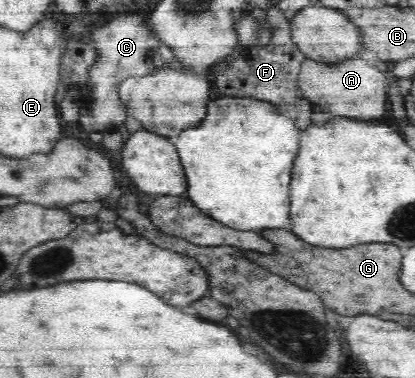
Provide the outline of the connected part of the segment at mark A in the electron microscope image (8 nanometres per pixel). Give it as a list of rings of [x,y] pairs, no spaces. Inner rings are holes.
[[[361,51],[340,61],[320,62],[306,58],[299,69],[297,84],[302,96],[309,101],[389,101],[388,87],[392,87],[380,63],[362,59]]]

